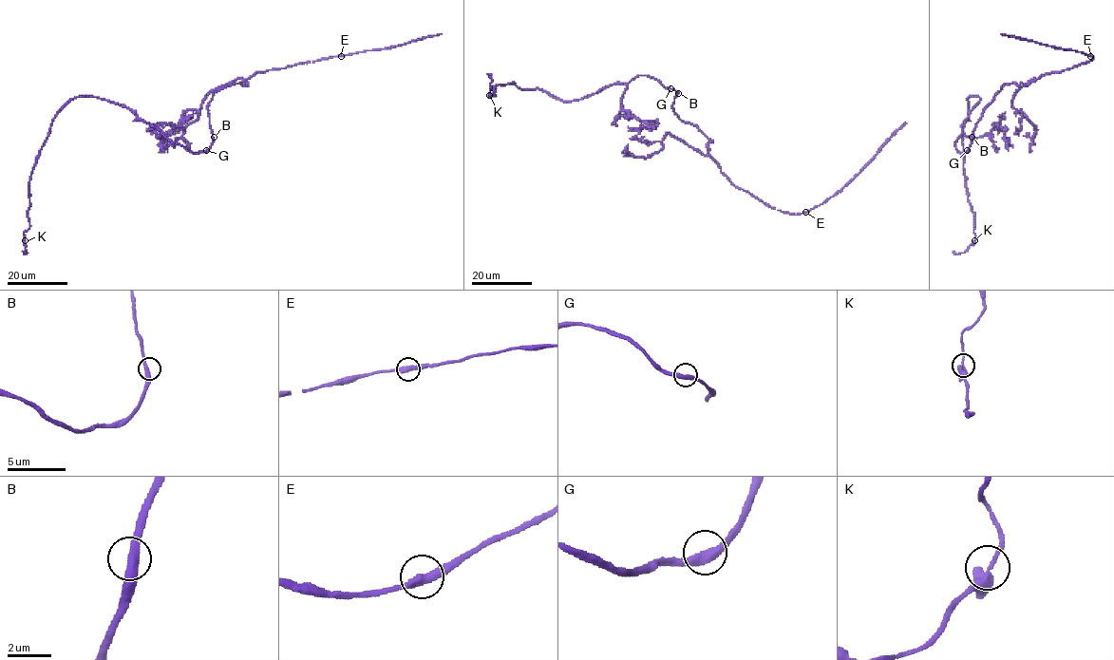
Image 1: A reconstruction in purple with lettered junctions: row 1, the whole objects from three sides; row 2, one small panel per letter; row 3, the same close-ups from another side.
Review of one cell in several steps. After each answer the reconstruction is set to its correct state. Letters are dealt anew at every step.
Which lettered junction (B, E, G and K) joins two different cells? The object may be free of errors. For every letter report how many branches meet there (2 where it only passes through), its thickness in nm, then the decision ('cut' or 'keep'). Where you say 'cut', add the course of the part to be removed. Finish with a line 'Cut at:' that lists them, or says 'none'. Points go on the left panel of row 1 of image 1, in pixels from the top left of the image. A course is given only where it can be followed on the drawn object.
B: 2 branches meet; 360 nm thick; keep
E: 2 branches meet; 400 nm thick; keep
G: 2 branches meet; 400 nm thick; keep
K: 2 branches meet; 400 nm thick; keep
Cut at: none

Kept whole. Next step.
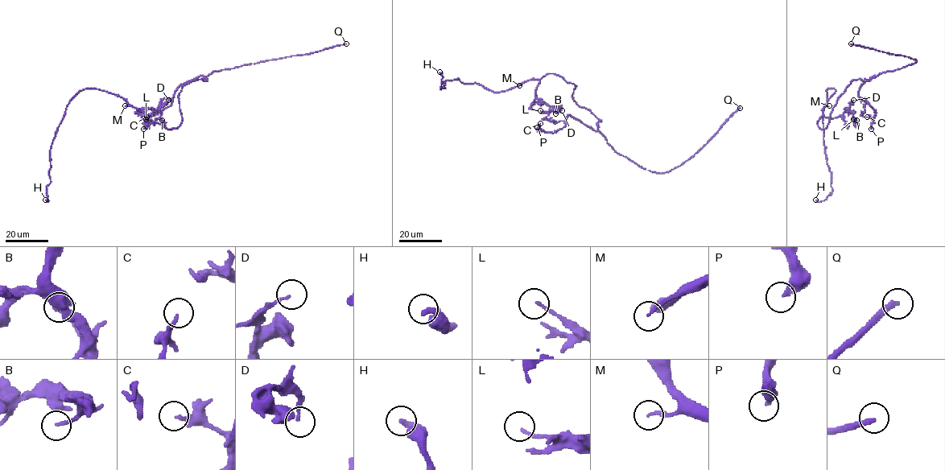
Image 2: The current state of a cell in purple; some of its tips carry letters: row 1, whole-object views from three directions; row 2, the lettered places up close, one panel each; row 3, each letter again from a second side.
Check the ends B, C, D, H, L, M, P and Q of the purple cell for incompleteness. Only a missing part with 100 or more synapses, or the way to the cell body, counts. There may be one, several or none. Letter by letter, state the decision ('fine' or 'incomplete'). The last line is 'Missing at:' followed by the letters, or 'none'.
B: fine
C: fine
D: fine
H: fine
L: fine
M: fine
P: fine
Q: incomplete
Missing at: Q

